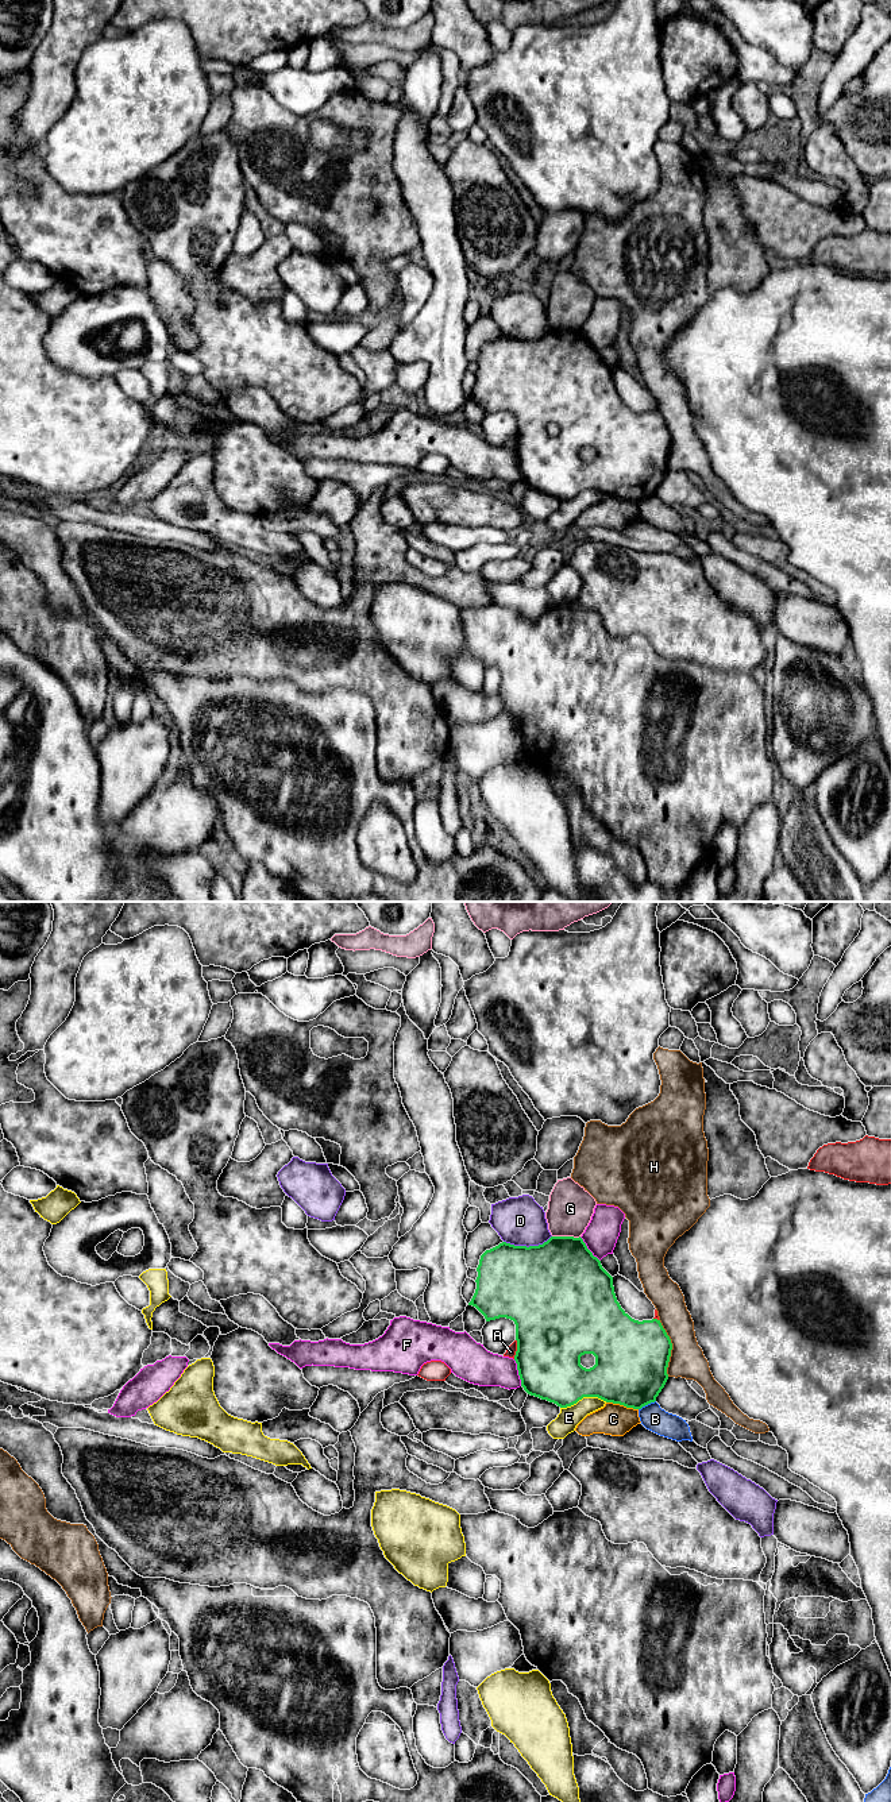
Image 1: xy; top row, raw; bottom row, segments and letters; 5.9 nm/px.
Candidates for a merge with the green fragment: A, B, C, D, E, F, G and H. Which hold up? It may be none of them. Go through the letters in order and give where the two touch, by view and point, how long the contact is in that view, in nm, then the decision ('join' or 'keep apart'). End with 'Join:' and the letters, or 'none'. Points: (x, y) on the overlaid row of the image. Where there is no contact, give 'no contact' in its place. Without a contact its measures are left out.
A: xy (517, 1349) | 120 nm | keep apart
B: xy (647, 1404) | 120 nm | keep apart
C: xy (623, 1404) | 200 nm | keep apart
D: xy (525, 1246) | 300 nm | keep apart
E: xy (583, 1396) | 280 nm | keep apart
F: xy (519, 1373) | 170 nm | keep apart
G: xy (566, 1237) | 170 nm | keep apart
H: xy (671, 1347) | 340 nm | keep apart
Join: none

